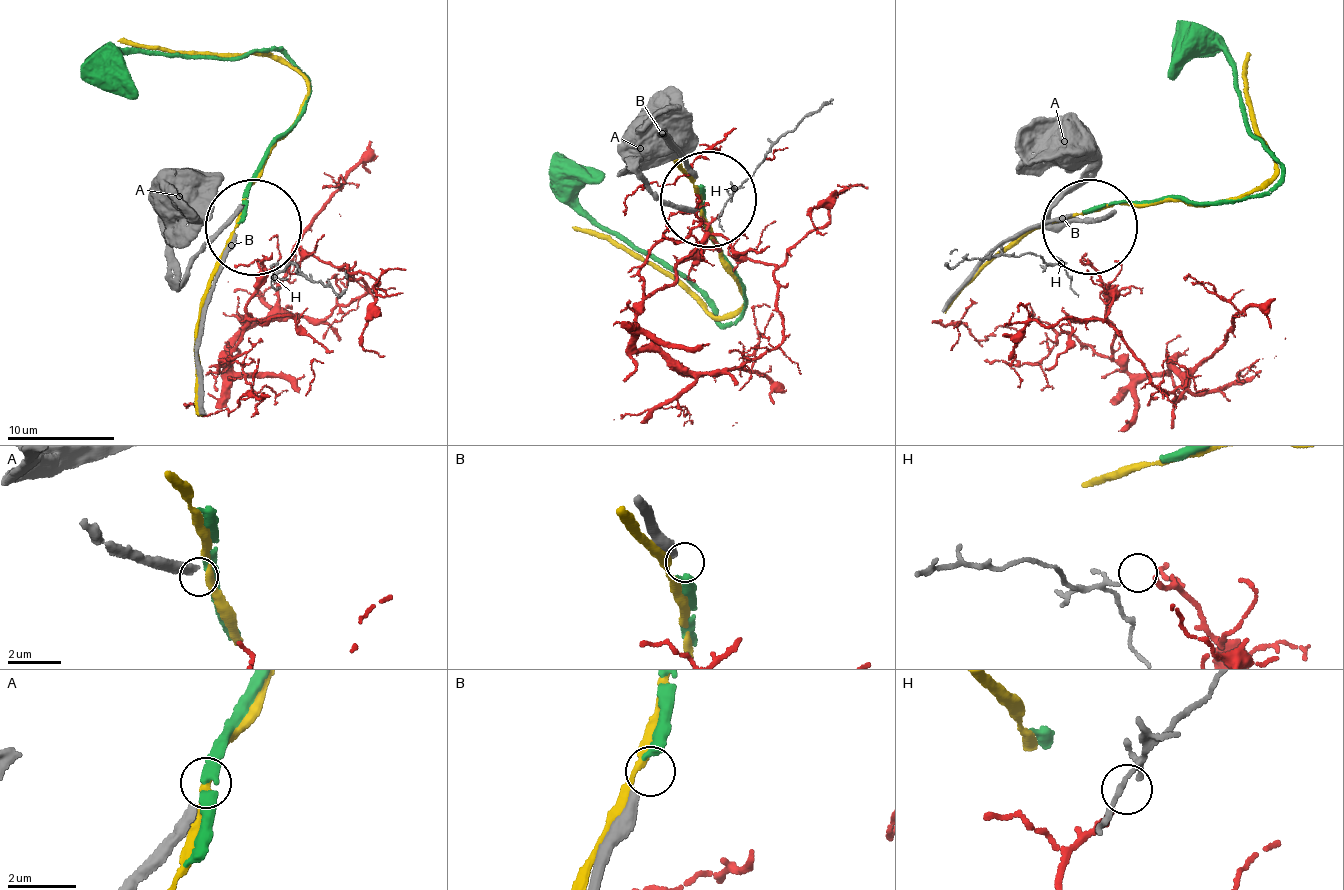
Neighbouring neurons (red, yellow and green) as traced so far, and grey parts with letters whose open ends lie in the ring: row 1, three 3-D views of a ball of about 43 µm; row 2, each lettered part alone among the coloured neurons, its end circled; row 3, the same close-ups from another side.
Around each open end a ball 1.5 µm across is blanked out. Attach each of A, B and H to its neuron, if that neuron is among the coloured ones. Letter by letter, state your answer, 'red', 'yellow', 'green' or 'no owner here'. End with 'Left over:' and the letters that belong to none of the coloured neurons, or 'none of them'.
A: no owner here
B: green
H: red
Left over: A

